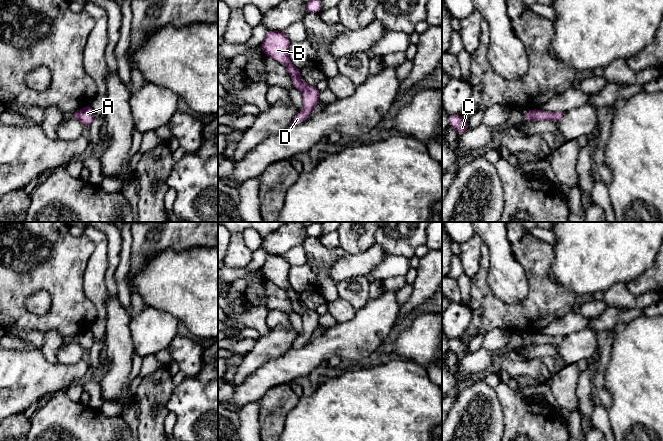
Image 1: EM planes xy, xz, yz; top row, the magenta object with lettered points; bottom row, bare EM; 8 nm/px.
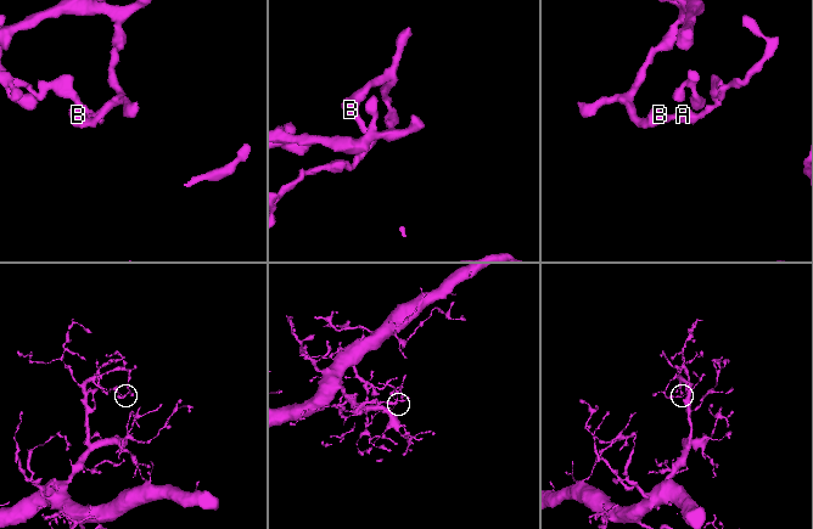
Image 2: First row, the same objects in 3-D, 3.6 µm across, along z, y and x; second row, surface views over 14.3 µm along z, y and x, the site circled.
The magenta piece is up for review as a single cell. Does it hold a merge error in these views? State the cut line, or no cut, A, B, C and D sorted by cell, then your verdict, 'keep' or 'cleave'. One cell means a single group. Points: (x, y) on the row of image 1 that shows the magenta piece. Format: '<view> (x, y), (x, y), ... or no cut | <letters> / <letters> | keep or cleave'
yz (532, 110), (532, 117), (529, 120) | A D / B C | cleave

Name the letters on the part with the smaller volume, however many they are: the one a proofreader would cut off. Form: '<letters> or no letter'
A, D

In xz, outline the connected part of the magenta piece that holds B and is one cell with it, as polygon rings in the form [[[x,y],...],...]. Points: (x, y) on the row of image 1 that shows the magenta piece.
[[[269,30],[260,46],[266,56],[271,57],[287,67],[294,88],[302,92],[307,84],[301,79],[300,70],[289,59],[288,51],[290,44],[291,42],[288,37],[282,31]]]

